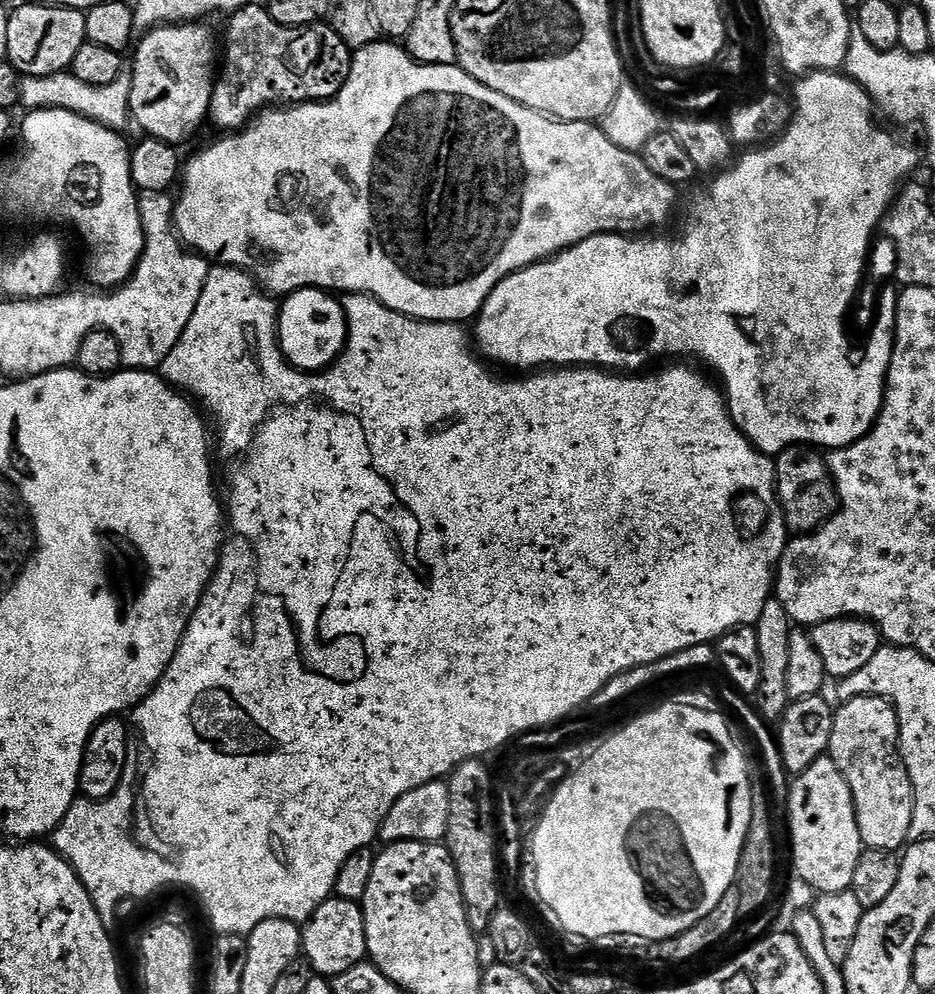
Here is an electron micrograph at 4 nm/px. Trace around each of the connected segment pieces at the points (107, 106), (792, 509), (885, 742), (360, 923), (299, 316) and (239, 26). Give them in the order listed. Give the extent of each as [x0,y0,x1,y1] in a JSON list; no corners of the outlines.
[[20,70,132,130],[776,445,839,535],[827,696,914,853],[302,895,368,978],[278,288,348,372],[211,2,353,134]]

